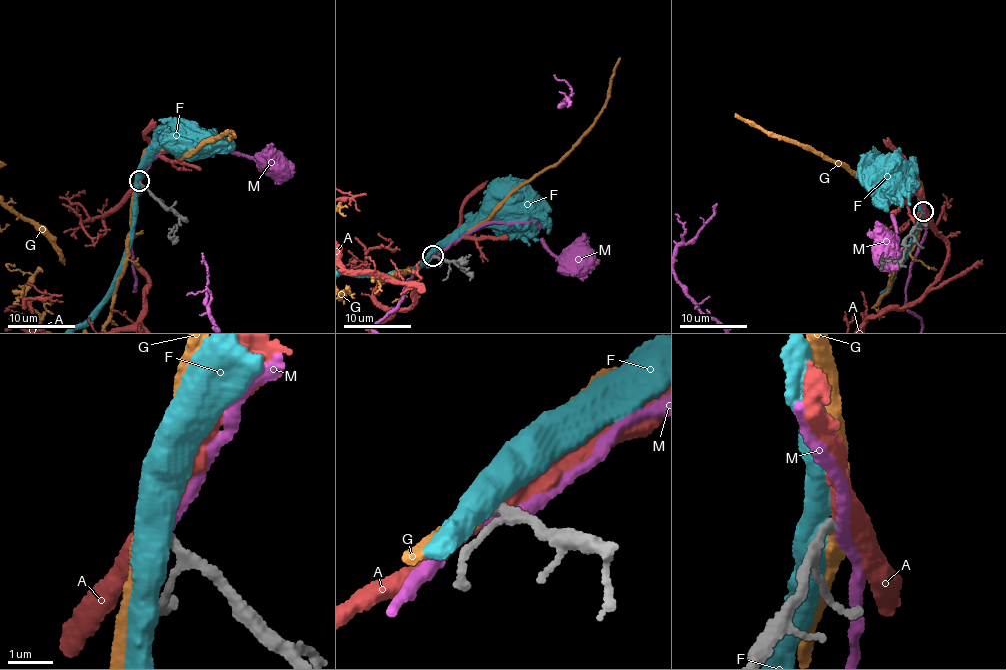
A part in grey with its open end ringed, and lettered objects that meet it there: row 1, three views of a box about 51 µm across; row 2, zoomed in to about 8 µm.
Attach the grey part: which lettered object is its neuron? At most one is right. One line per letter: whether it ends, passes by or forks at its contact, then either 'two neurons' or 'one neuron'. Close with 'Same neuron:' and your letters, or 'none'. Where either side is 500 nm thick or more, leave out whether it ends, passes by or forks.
A: it passes by | one neuron
F: two neurons
G: it passes by | two neurons
M: it passes by | two neurons
Same neuron: A

